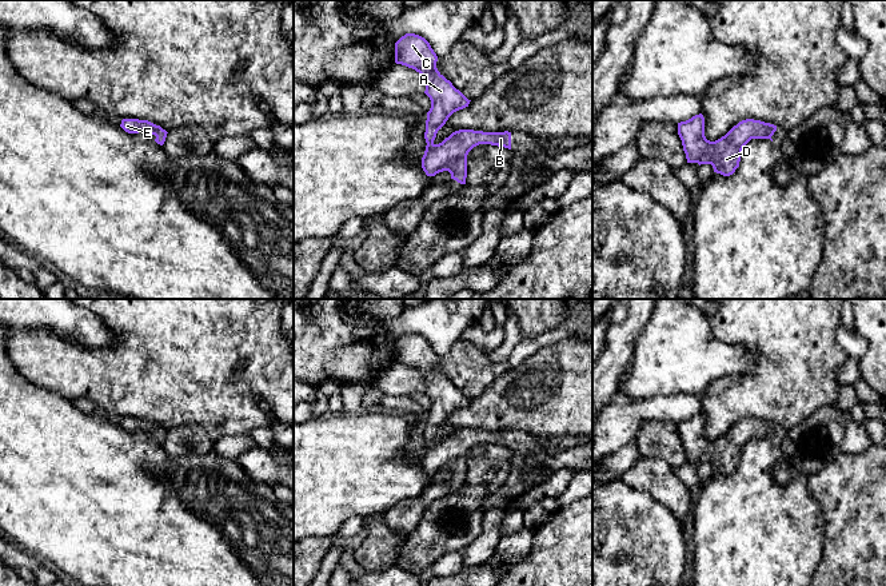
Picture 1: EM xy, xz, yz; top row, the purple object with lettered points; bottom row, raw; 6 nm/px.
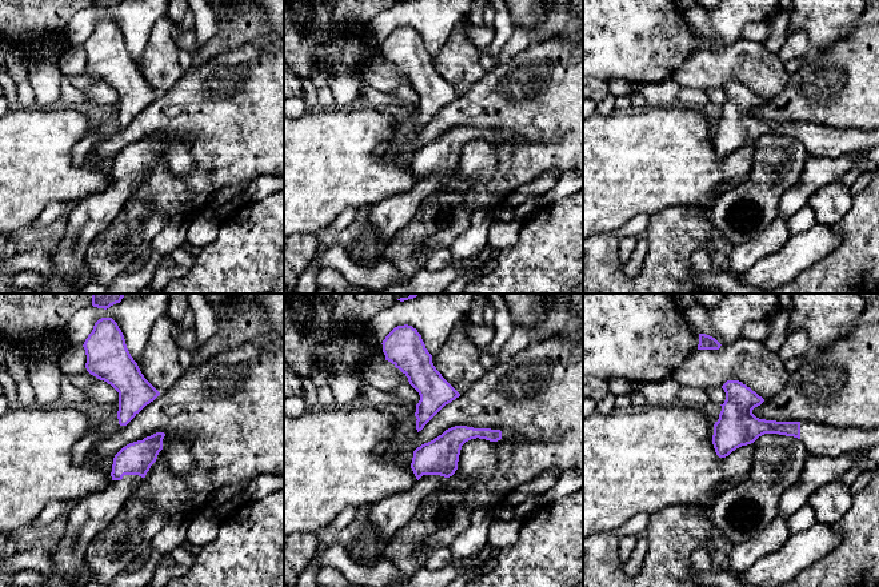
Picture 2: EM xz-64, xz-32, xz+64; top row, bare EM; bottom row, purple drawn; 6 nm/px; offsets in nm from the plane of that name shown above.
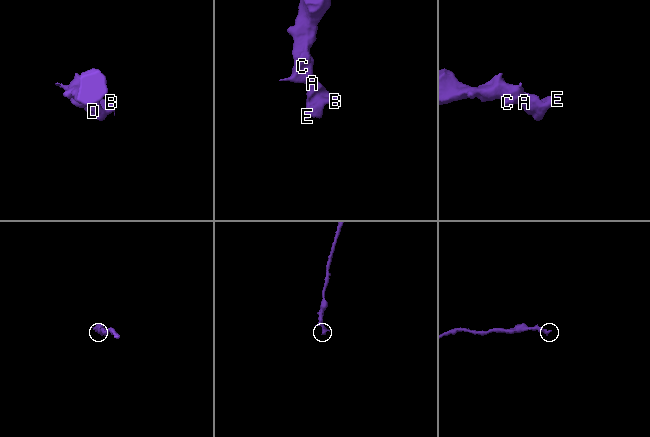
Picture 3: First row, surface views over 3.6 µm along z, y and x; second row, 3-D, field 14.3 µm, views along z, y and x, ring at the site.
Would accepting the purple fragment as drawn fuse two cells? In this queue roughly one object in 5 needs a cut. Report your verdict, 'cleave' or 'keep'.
keep

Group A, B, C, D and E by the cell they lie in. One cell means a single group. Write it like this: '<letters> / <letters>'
A B C D E

